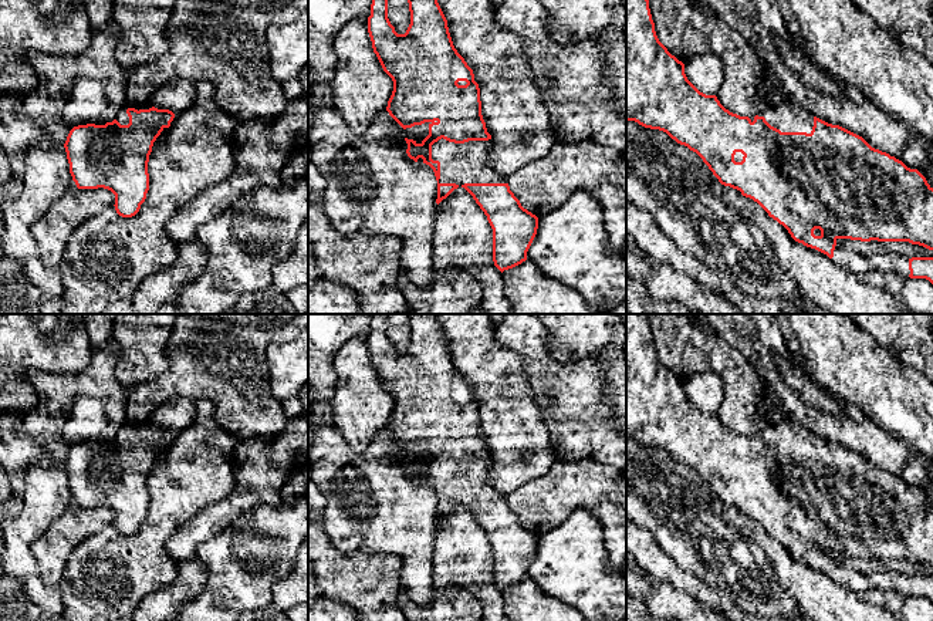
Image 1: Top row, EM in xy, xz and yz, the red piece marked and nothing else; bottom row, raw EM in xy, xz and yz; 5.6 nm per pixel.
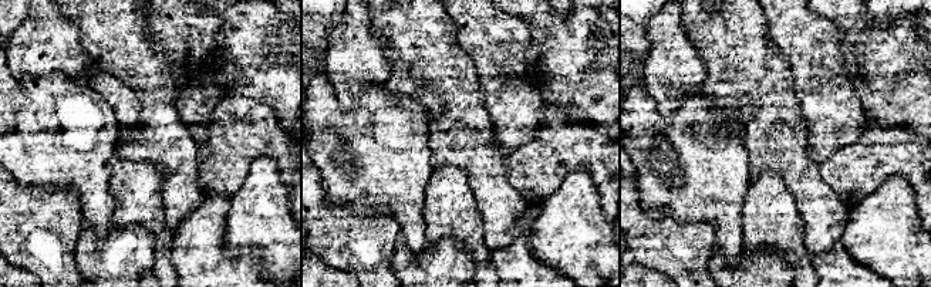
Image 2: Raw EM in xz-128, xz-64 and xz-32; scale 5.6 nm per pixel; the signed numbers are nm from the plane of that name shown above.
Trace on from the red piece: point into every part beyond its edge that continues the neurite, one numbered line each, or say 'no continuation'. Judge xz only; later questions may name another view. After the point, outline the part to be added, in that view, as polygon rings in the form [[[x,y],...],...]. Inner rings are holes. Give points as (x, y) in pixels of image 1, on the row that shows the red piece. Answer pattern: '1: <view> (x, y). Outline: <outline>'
1: xz (467, 162). Outline: [[[439,139],[432,145],[432,159],[440,162],[439,183],[507,183],[489,163],[493,141],[454,144]]]

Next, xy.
1: xy (178, 95). Outline: [[[176,78],[173,81],[166,82],[165,85],[162,85],[156,92],[153,92],[148,101],[145,101],[141,105],[125,105],[116,115],[116,121],[121,125],[128,125],[129,124],[129,117],[126,114],[128,108],[135,108],[135,109],[149,109],[152,107],[158,108],[158,109],[169,109],[175,114],[173,121],[170,122],[170,126],[178,121],[178,118],[189,108],[195,107],[195,104],[197,102],[197,95],[196,95],[196,82],[195,81],[189,81],[189,80],[182,80],[182,78]],[[169,126],[169,128],[170,128]],[[163,128],[163,131],[160,132],[160,135],[163,132],[166,132],[169,128]],[[159,135],[159,136],[160,136]],[[158,136],[158,138],[159,138]]]

